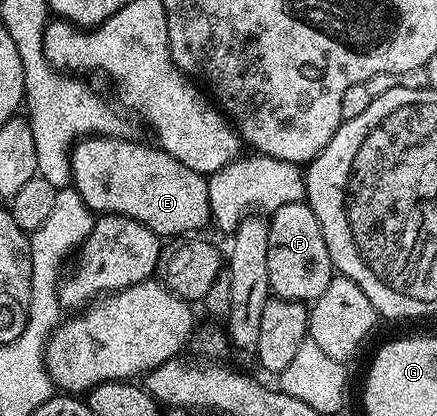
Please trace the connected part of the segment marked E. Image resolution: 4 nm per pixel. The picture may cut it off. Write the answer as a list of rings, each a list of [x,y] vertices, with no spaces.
[[[127,136],[85,137],[72,146],[71,184],[96,215],[129,217],[142,223],[161,239],[176,239],[181,235],[192,235],[195,229],[204,229],[208,220],[213,220],[208,194],[208,179],[205,174],[190,171],[186,163],[178,163],[174,155],[155,144],[143,145],[140,141],[127,141]]]

